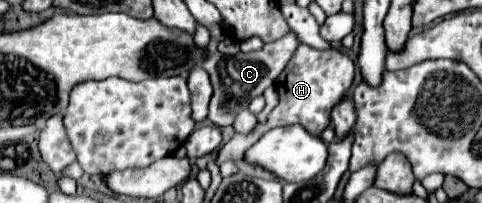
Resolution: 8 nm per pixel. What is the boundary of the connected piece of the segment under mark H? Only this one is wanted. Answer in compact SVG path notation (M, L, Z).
M299 45L295 55L291 57L289 65L283 69L281 77L275 81L275 89L279 93L277 107L267 115L267 121L265 123L257 123L257 127L251 133L247 133L247 135L235 133L229 139L229 143L225 143L219 149L217 163L223 163L227 159L243 159L245 149L249 149L265 131L269 131L273 127L299 123L313 135L315 135L315 129L323 131L329 125L329 115L331 115L333 105L337 105L341 101L341 97L349 91L349 87L353 83L353 75L355 75L353 61L345 53L335 51L335 49L317 51L313 47Z

